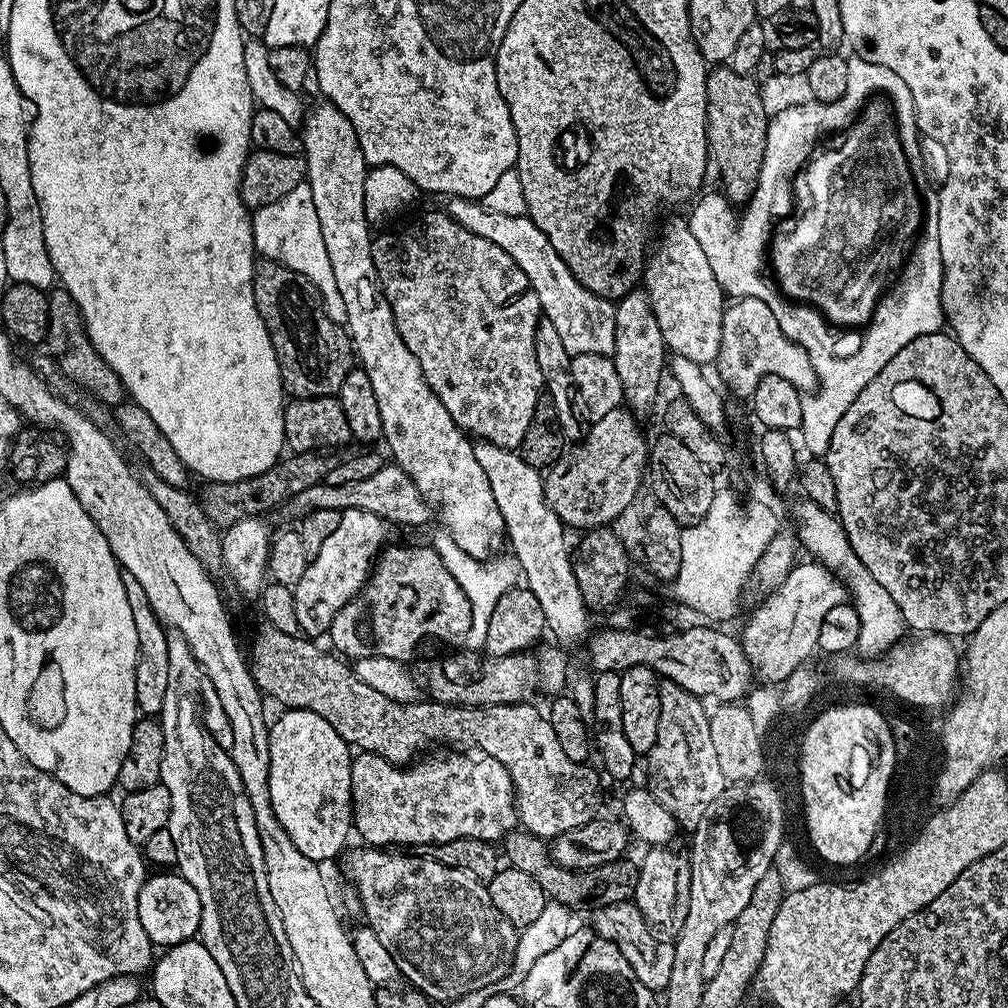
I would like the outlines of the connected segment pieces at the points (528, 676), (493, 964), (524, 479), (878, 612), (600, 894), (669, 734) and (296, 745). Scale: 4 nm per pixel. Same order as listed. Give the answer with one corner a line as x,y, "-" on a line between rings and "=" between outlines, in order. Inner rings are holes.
479,651
456,652
444,668
440,664
428,664
424,676
428,679
431,699
451,708
477,708
495,704
523,704
538,692
536,661
528,652
516,652
513,656
485,658
=
374,846
361,847
362,850
354,851
348,860
348,872
351,880
358,886
356,892
362,904
362,910
366,916
365,923
367,927
374,930
381,941
382,946
386,950
390,950
390,954
394,958
394,962
398,966
400,976
408,979
407,983
416,991
424,993
429,1001
449,1002
456,997
463,996
465,993
475,993
480,987
480,980
484,980
488,976
488,980
492,984
496,984
499,980
503,981
508,975
508,969
512,966
512,959
516,953
516,938
518,929
516,929
503,914
498,910
498,906
492,904
492,899
488,893
488,885
483,880
479,880
476,876
471,876
466,870
461,868
451,868
446,866
442,861
424,856
403,856
403,851
387,850
=
483,442
474,443
474,458
478,458
487,480
490,481
490,490
494,490
494,502
498,502
498,510
502,510
506,540
512,543
511,555
522,573
523,583
534,594
534,598
538,598
538,603
542,605
547,631
550,636
552,632
553,638
556,639
553,641
560,646
576,644
580,639
583,641
589,635
588,616
590,616
590,609
584,604
582,590
578,590
578,578
574,578
570,544
568,548
568,540
564,537
566,525
560,521
558,514
554,514
554,510
544,497
544,476
541,470
535,469
534,466
528,466
520,457
519,451
=
801,503
796,512
794,531
798,537
801,549
809,552
811,559
817,564
823,564
842,581
851,603
856,605
860,619
859,651
865,657
876,658
885,653
893,644
901,639
906,632
906,625
900,618
898,606
894,606
894,598
886,594
886,589
879,582
874,582
874,574
862,566
858,554
850,546
844,533
844,527
833,513
822,510
817,504
=
513,830
503,837
504,852
502,848
502,856
504,856
511,867
522,870
522,874
530,874
530,878
534,878
534,882
538,882
538,886
542,886
545,897
549,901
564,904
569,910
576,908
589,908
595,910
597,908
605,908
611,904
626,904
633,899
635,887
638,885
639,867
637,861
629,858
621,858
614,862
606,862
606,866
598,866
591,868
585,872
575,872
569,868
563,868
553,862
549,849
546,847
545,841
539,836
533,836
531,832
523,830
=
673,680
661,683
658,738
654,738
654,746
646,753
646,787
680,826
696,825
710,802
723,792
726,785
718,754
710,739
710,712
707,707
704,709
704,704
701,697
690,694
=
301,708
281,711
281,716
271,721
268,730
268,749
270,750
270,802
278,822
306,858
317,862
332,860
344,848
348,832
353,831
352,822
352,758
350,745
341,738
338,730
318,714

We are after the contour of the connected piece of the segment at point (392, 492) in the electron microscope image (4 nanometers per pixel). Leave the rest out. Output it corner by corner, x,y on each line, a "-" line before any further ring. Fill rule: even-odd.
395,464
385,465
372,477
361,478
358,482
346,482
342,486
330,486
325,483
310,486
296,496
294,507
300,511
300,514
307,514
314,510
338,510
339,512
366,510
378,518
387,520
390,524
404,526
420,526
426,523
432,514
431,504
414,485
413,479

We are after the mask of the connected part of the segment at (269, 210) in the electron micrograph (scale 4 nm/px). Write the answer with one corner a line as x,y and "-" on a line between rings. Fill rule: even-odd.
308,183
294,186
294,190
286,194
286,198
278,202
270,202
270,206
255,209
251,217
257,253
265,260
277,260
282,266
301,272
320,291
328,317
343,322
346,318
346,306
342,302
342,294
338,294
338,285
334,283
334,269
330,266
330,254
326,254
326,242
322,242
322,226
318,226
318,213
314,211
314,194
310,194

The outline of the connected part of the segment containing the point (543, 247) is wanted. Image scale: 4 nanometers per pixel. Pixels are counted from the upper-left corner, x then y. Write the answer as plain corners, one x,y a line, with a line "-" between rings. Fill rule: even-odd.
461,196
451,197
447,201
446,211
454,222
466,226
470,234
478,234
494,246
502,246
514,262
530,278
530,286
534,286
534,294
538,294
540,311
543,319
554,322
558,335
562,337
562,346
570,355
602,354
611,356
614,350
614,322
616,321
616,305
611,300
602,298
590,290
586,290
570,274
566,262
558,258
558,250
550,246
550,238
534,226
527,214
511,216
510,214
494,214
494,210
485,208
480,200
464,200

